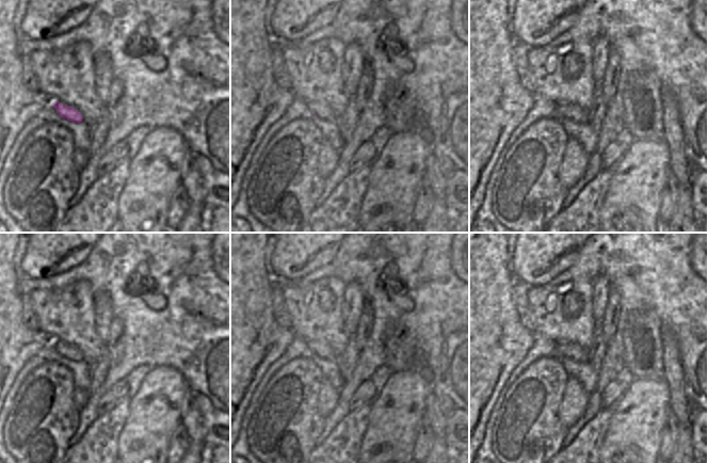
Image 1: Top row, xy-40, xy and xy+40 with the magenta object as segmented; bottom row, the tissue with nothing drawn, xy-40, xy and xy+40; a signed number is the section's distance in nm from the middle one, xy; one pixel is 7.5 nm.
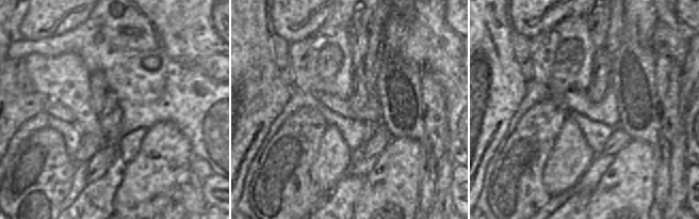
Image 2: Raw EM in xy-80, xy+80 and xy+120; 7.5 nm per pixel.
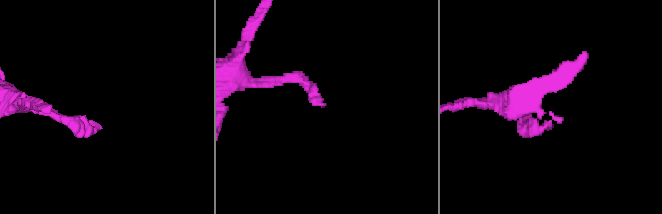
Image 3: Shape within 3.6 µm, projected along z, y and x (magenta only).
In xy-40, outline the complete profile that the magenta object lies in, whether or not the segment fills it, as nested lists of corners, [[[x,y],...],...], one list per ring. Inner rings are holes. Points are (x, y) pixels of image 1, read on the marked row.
[[[53,101],[52,106],[62,118],[66,118],[73,123],[80,123],[83,121],[80,112],[70,106],[66,106],[60,101]]]

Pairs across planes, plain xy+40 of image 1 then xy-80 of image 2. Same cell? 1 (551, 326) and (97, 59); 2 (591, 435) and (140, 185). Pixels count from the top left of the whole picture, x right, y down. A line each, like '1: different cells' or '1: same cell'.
1: different cells
2: different cells

